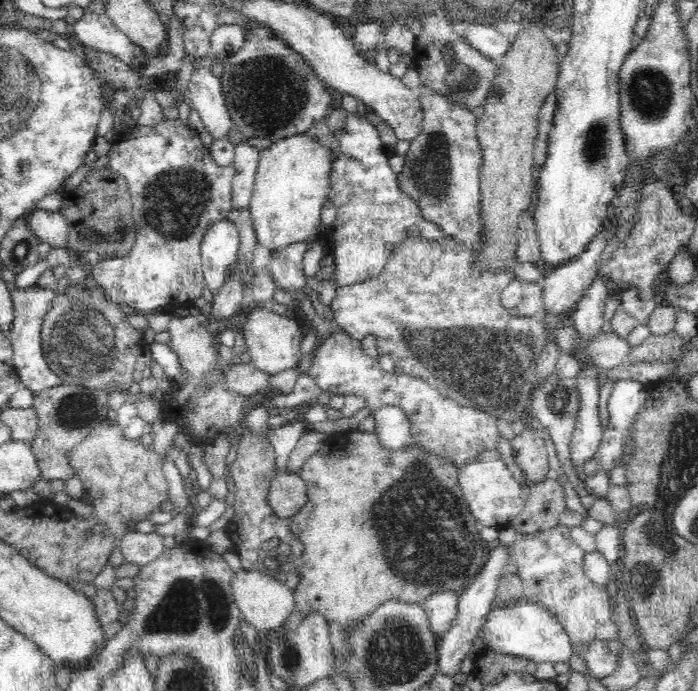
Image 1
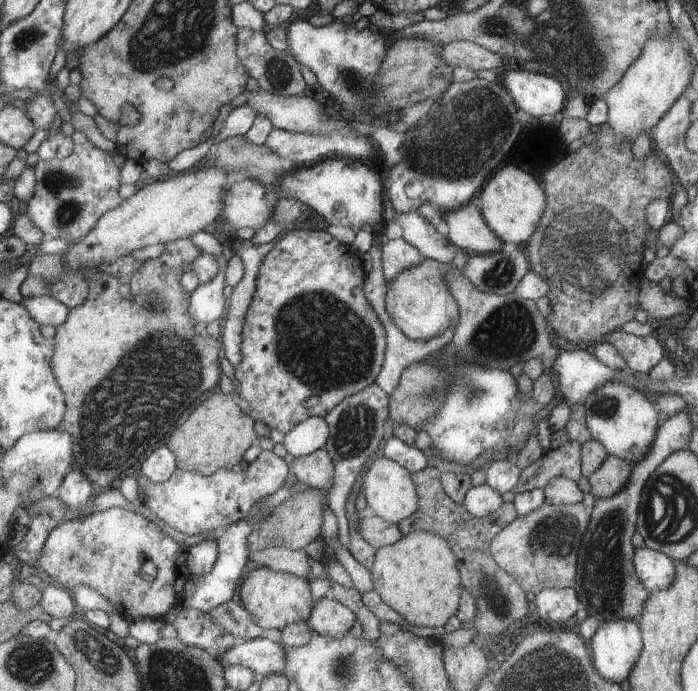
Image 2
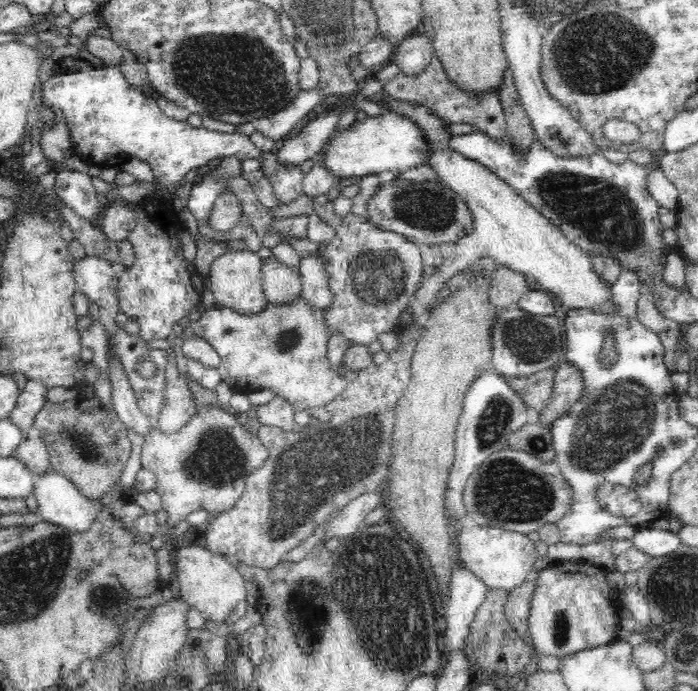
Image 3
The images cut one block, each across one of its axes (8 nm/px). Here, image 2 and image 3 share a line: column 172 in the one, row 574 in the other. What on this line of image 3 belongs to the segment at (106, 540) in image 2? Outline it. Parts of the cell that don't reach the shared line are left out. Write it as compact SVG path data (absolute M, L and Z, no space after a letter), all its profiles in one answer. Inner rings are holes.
M562 562L546 566L534 583L536 590L529 609L530 645L544 656L560 659L580 650L612 643L618 638L616 608L621 601L618 594L612 592L602 568L588 562Z

